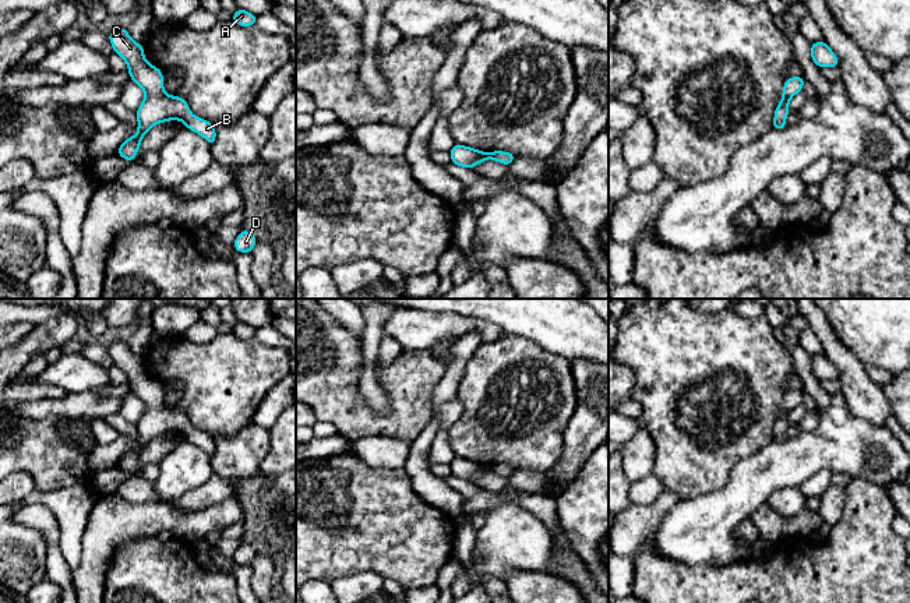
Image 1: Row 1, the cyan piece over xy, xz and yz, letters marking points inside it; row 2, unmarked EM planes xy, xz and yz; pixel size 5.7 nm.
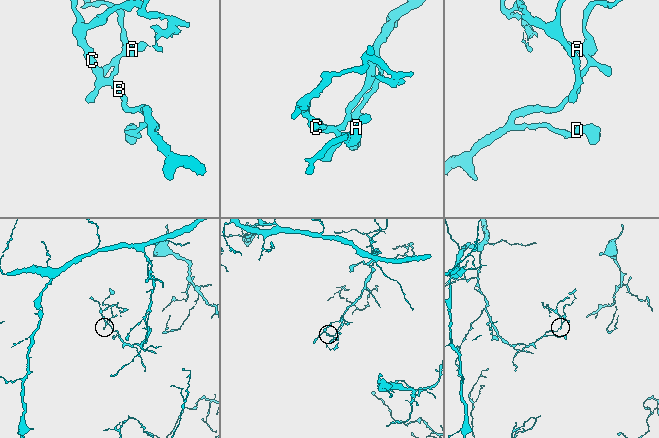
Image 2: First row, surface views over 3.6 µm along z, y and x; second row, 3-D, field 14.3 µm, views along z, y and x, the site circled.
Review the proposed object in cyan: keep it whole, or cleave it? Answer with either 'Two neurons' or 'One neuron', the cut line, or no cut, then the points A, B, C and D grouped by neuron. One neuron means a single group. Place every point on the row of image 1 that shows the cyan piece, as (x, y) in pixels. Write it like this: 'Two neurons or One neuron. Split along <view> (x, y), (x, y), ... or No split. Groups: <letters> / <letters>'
One neuron. No split. Groups: A B C D

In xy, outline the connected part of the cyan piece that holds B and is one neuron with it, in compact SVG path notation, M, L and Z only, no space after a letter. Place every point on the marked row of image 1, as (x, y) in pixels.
M116 28L109 34L113 52L120 54L128 66L130 78L138 84L145 98L135 112L138 119L138 131L134 137L126 138L119 147L117 154L133 162L142 137L148 130L167 120L181 120L184 127L202 135L209 145L216 140L212 123L193 116L187 102L179 96L170 96L163 92L163 74L159 68L151 66L144 57L142 45L134 42L127 29Z

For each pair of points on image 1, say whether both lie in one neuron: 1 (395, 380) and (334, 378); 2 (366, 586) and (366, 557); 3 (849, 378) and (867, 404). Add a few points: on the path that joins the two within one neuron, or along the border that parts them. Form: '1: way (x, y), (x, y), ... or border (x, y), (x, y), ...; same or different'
1: way (397, 405), (388, 420), (370, 420), (353, 404); same
2: border (383, 577), (370, 571), (356, 571), (335, 579); different
3: way (854, 384), (864, 398); same

